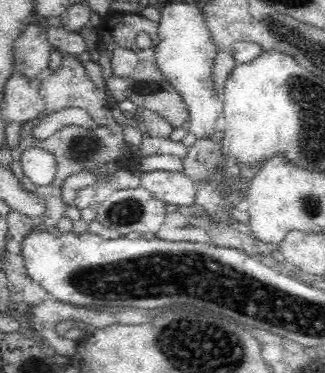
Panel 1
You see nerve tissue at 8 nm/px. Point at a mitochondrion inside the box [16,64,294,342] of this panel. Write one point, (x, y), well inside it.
(84, 149)

